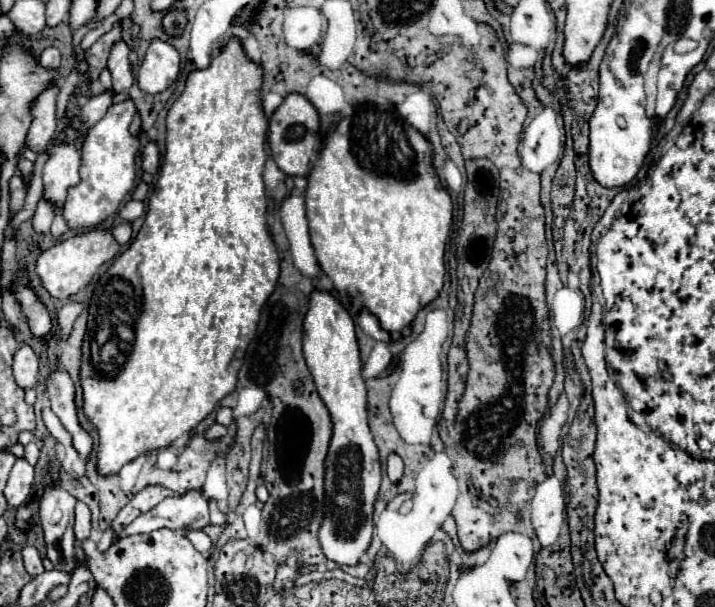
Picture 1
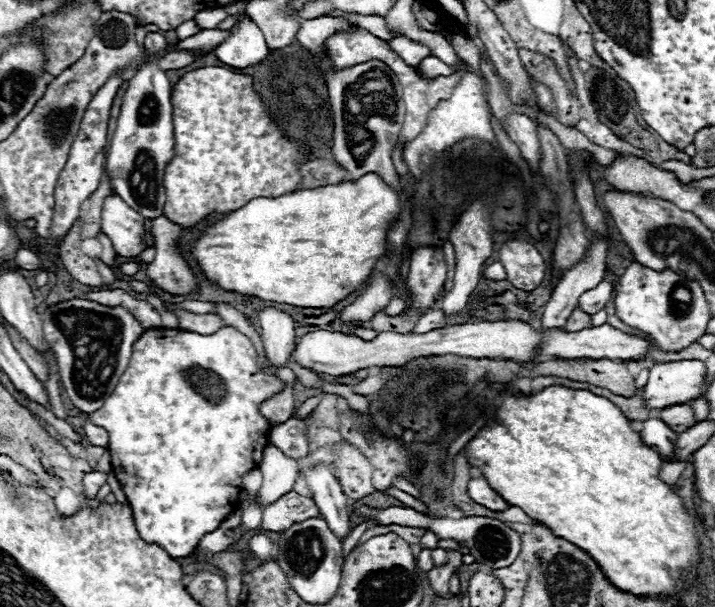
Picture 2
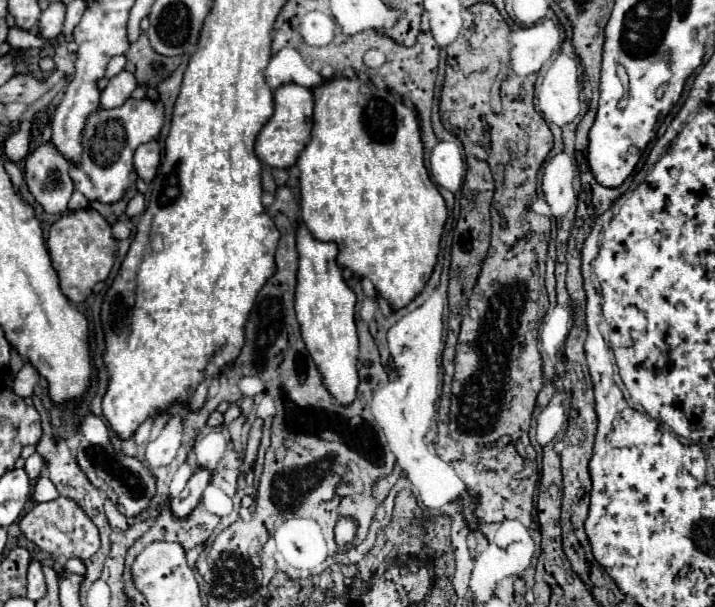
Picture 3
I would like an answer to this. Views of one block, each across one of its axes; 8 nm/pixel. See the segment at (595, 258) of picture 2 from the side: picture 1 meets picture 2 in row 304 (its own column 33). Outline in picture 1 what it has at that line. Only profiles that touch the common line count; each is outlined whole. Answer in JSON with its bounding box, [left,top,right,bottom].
[22,546,44,576]

